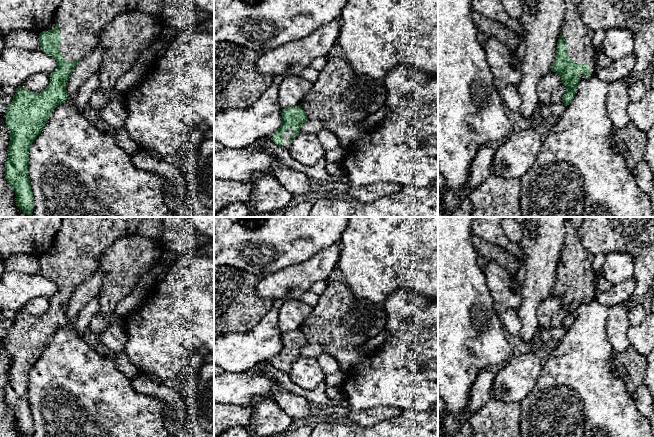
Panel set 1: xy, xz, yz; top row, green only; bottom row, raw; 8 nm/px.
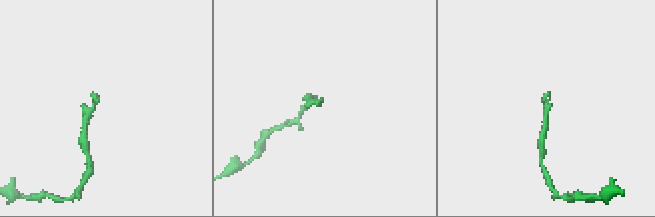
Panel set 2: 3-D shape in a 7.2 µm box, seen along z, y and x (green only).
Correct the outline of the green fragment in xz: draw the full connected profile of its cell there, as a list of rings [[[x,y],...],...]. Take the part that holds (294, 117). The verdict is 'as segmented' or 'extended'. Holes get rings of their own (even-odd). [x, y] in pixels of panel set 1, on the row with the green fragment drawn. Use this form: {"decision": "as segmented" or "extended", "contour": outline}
{"decision": "extended", "contour": [[[300,105],[282,109],[281,115],[282,125],[274,133],[272,140],[276,145],[288,149],[293,139],[301,132],[301,125],[305,123],[308,118]]]}

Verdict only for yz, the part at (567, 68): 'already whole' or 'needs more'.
needs more

